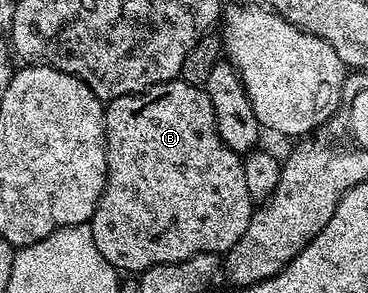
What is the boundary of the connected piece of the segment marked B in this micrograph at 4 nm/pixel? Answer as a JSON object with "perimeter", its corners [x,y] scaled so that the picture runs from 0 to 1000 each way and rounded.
{"perimeter":[[[495,266],[465,270],[448,283],[424,283],[361,324],[334,324],[318,338],[291,341],[283,369],[283,509],[293,519],[293,601],[277,672],[255,713],[245,751],[255,836],[266,836],[266,863],[299,891],[318,928],[378,932],[418,904],[481,898],[505,877],[527,877],[538,863],[614,863],[668,795],[668,768],[679,768],[690,696],[679,659],[668,648],[668,590],[663,546],[644,519],[625,512],[592,468],[582,413],[582,358],[552,297],[516,290]]]}

